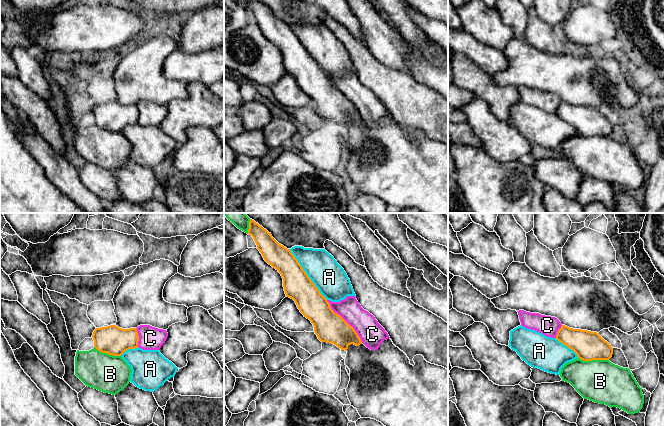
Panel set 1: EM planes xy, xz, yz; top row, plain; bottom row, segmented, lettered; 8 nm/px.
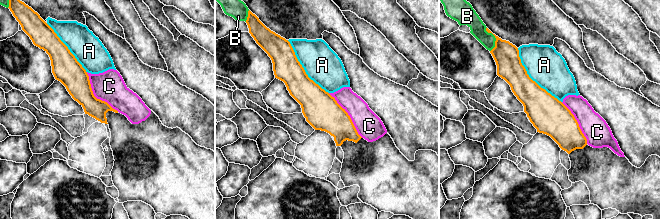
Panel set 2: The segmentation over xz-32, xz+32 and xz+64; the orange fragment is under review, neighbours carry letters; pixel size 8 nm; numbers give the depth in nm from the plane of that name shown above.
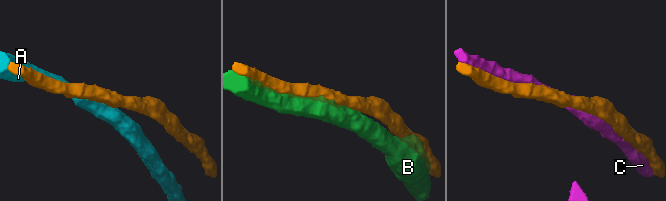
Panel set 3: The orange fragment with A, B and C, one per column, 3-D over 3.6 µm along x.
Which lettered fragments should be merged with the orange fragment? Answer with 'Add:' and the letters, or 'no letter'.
Add: B

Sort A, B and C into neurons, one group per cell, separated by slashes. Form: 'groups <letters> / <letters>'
groups A / B / C

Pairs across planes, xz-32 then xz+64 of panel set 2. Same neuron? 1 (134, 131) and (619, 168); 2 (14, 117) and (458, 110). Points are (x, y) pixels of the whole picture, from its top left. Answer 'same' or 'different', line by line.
1: same
2: different

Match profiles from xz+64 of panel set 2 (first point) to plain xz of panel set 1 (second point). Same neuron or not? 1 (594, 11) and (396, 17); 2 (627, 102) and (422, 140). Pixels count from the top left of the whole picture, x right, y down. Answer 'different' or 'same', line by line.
1: same
2: different

